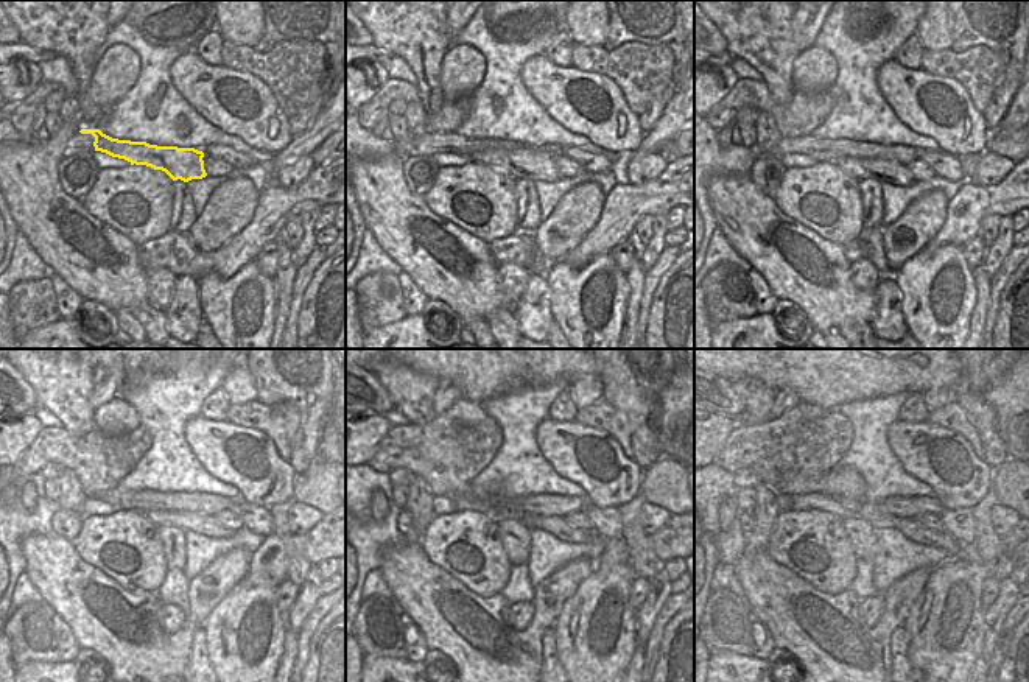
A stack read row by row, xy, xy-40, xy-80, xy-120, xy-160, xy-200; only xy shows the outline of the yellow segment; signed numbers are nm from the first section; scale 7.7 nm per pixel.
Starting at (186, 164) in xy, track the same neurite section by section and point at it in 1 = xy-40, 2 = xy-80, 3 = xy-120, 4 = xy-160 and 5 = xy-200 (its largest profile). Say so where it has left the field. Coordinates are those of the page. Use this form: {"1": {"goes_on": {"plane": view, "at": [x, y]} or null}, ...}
{"1": {"goes_on": {"plane": "xy-40", "at": [522, 162]}}, "2": {"goes_on": {"plane": "xy-80", "at": [891, 172]}}, "3": {"goes_on": {"plane": "xy-120", "at": [207, 525]}}, "4": {"goes_on": {"plane": "xy-160", "at": [556, 525]}}, "5": {"goes_on": {"plane": "xy-200", "at": [913, 530]}}}

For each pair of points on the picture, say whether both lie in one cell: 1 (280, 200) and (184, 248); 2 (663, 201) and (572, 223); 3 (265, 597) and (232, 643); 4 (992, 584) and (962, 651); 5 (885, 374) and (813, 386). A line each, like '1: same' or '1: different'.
1: same
2: different
3: same
4: different
5: same

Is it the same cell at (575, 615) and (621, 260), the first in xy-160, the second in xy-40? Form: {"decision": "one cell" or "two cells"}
{"decision": "two cells"}

